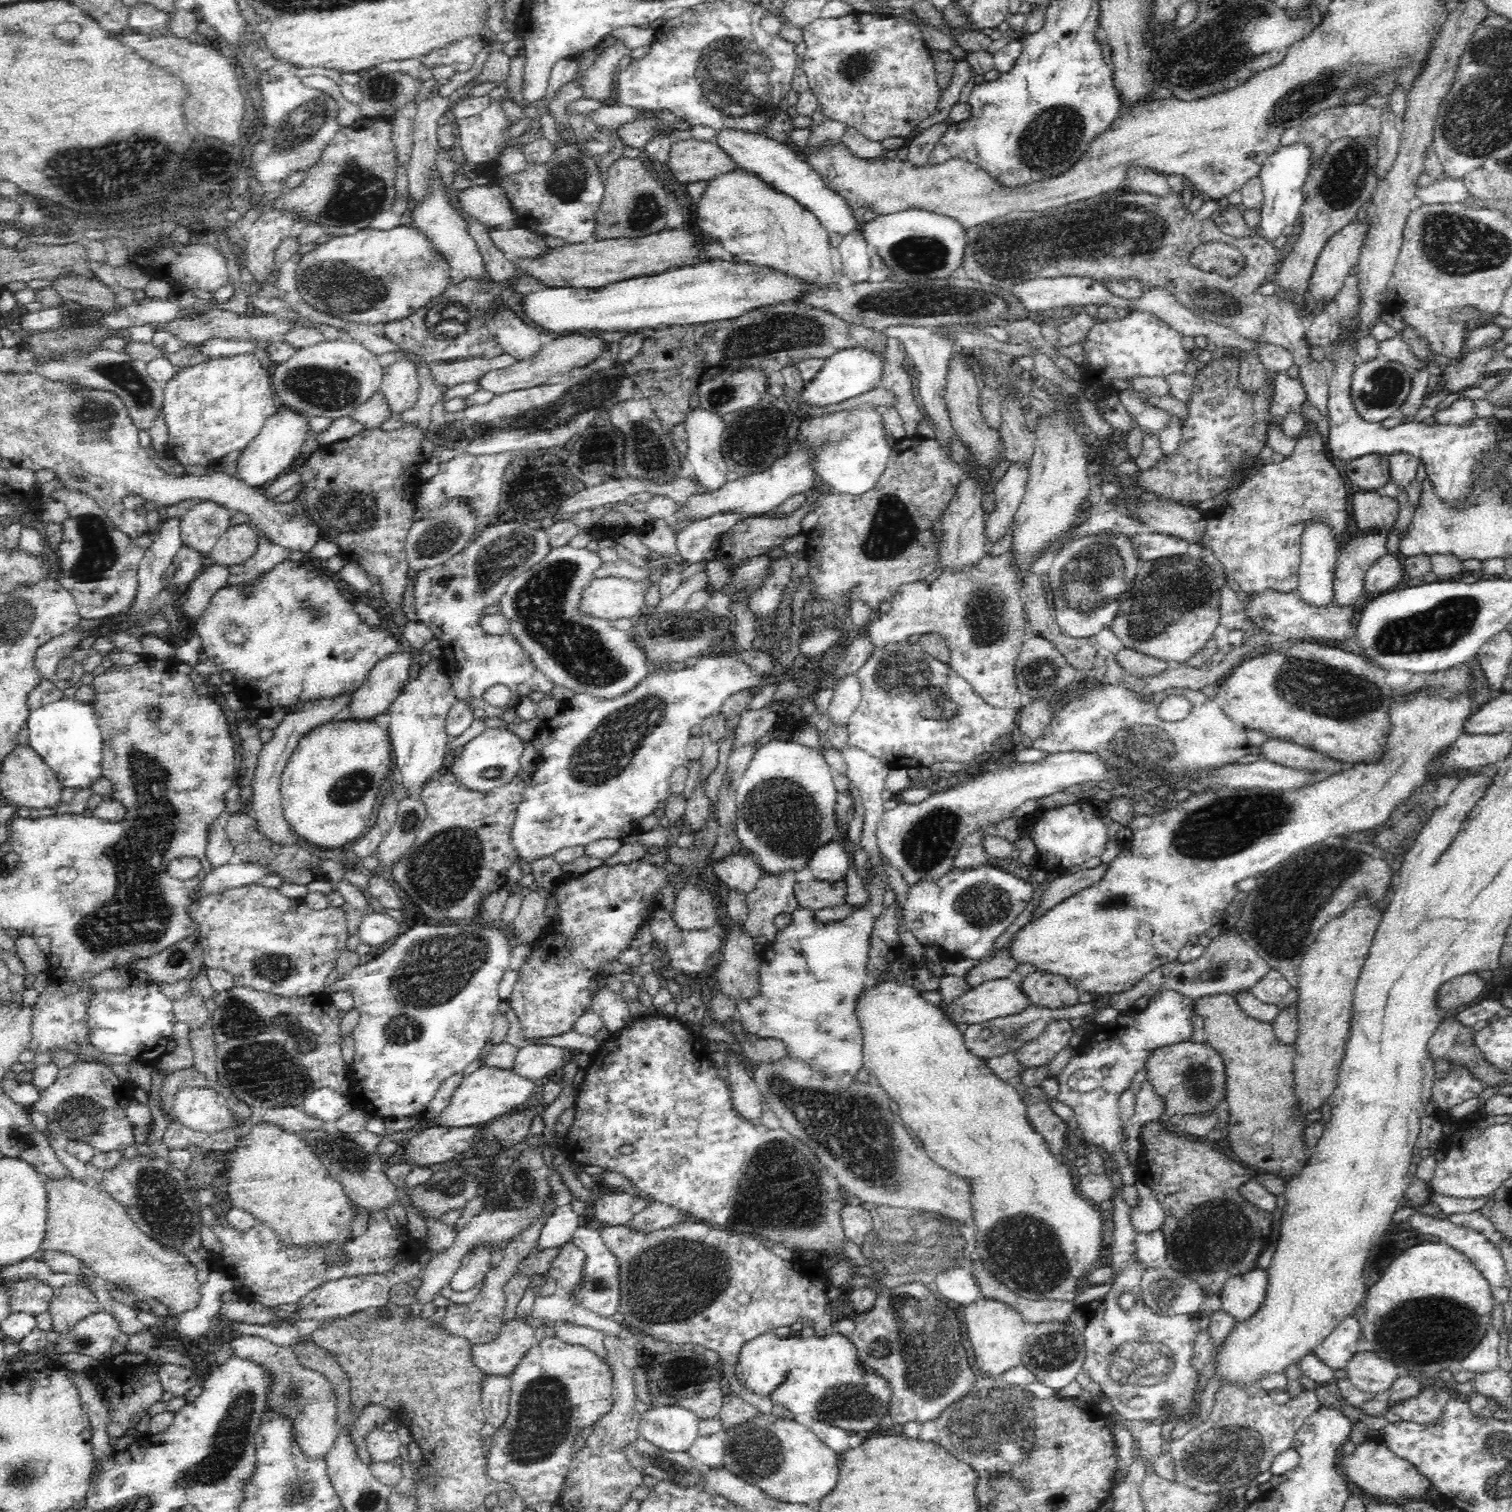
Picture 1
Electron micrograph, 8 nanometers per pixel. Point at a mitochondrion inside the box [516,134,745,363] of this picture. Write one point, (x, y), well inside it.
(566, 179)

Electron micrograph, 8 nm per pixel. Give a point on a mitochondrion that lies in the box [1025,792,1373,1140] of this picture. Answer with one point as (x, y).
(1309, 885)

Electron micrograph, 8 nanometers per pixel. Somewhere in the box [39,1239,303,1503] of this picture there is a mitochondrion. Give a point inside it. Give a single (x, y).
(229, 1443)

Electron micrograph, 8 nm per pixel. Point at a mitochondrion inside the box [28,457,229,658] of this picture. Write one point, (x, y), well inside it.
(98, 553)

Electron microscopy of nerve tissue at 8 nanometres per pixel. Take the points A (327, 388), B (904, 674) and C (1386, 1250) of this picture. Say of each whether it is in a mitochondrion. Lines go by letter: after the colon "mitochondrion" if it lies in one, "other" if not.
A: mitochondrion
B: mitochondrion
C: other

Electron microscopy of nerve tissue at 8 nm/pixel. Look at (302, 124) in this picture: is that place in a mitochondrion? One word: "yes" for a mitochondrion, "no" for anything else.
yes

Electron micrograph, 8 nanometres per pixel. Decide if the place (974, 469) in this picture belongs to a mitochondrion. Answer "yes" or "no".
no

